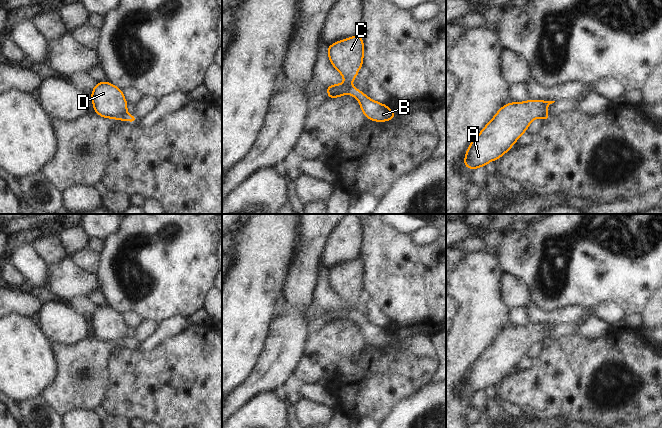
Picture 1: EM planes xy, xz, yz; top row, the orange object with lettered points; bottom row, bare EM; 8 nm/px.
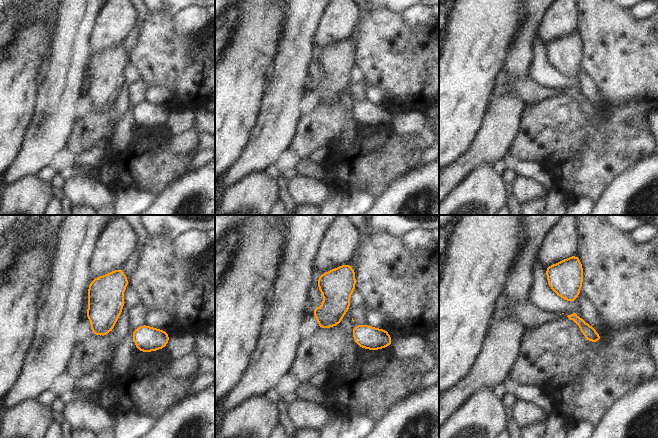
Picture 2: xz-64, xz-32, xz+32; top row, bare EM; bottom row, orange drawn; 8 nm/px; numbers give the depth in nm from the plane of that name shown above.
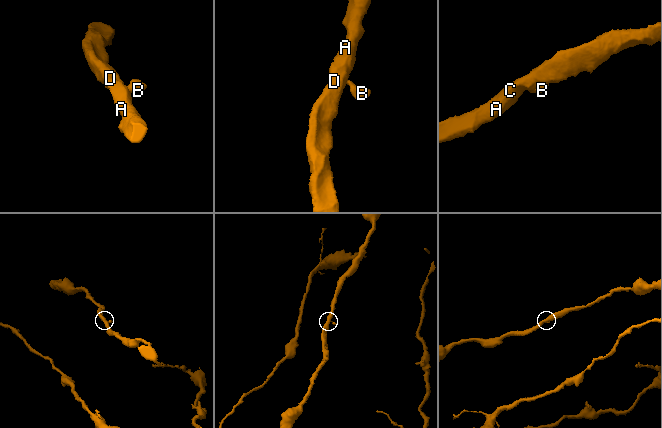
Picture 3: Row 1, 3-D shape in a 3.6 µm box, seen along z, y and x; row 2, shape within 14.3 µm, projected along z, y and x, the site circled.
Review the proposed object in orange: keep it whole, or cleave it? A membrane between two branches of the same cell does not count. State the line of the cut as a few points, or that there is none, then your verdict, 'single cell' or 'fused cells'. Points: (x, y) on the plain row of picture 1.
cut in xz along (353, 312), (347, 317); fused cells

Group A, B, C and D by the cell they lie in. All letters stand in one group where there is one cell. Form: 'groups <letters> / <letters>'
groups A C D / B

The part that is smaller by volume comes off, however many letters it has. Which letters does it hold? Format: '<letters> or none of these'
B

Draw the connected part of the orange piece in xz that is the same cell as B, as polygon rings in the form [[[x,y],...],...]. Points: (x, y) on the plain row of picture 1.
[[[353,312],[348,318],[358,324],[364,340],[371,345],[386,346],[396,341],[396,337],[386,328],[372,324],[358,312]]]

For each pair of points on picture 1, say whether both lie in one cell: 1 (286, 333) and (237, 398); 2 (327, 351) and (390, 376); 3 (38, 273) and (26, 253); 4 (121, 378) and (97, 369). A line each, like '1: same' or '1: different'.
1: same
2: same
3: same
4: different

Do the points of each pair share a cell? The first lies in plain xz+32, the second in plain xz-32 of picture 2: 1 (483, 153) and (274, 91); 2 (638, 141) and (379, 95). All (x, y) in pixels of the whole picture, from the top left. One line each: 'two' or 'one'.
1: one
2: two

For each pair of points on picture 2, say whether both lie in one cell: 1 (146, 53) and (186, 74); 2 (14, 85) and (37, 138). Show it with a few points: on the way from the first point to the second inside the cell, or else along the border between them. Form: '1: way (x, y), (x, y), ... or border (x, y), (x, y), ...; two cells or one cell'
1: way (156, 55), (176, 64); one cell
2: border (36, 98), (34, 111), (21, 143); two cells

